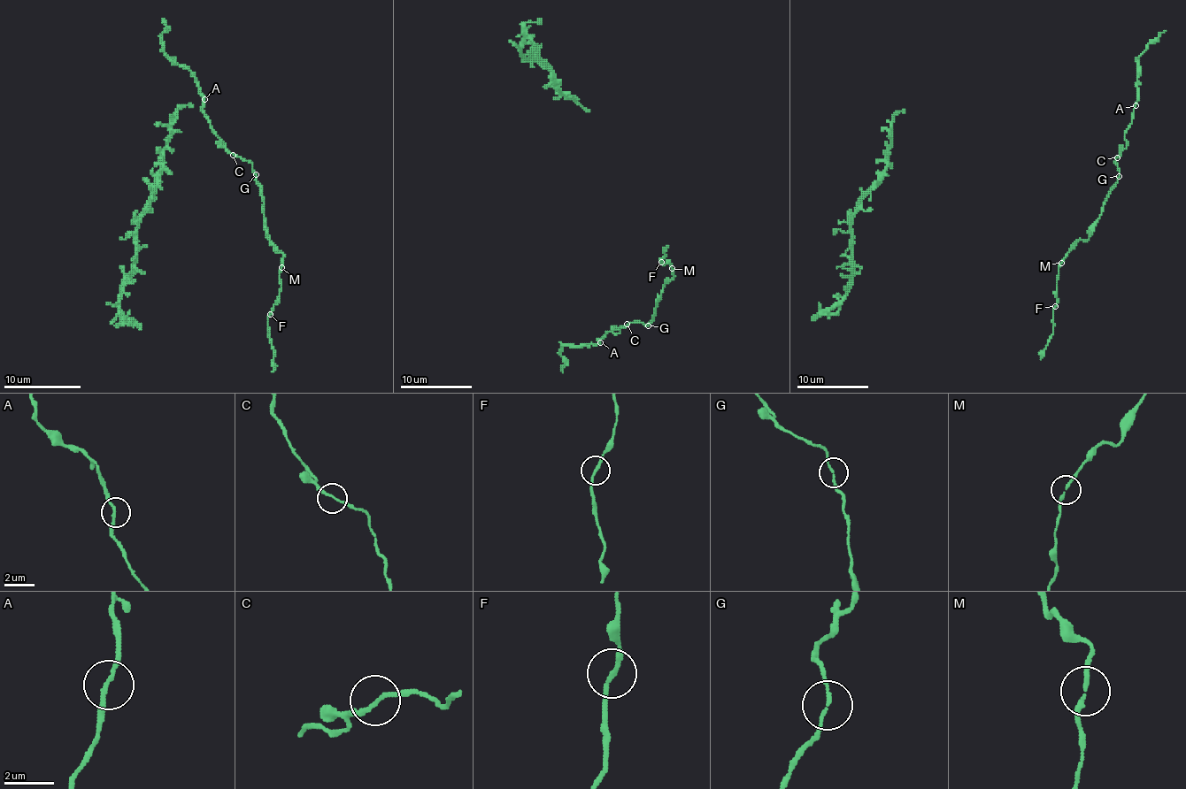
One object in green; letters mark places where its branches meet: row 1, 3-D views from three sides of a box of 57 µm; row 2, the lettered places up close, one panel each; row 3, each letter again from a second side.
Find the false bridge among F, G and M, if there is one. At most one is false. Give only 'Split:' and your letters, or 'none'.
Split: none

